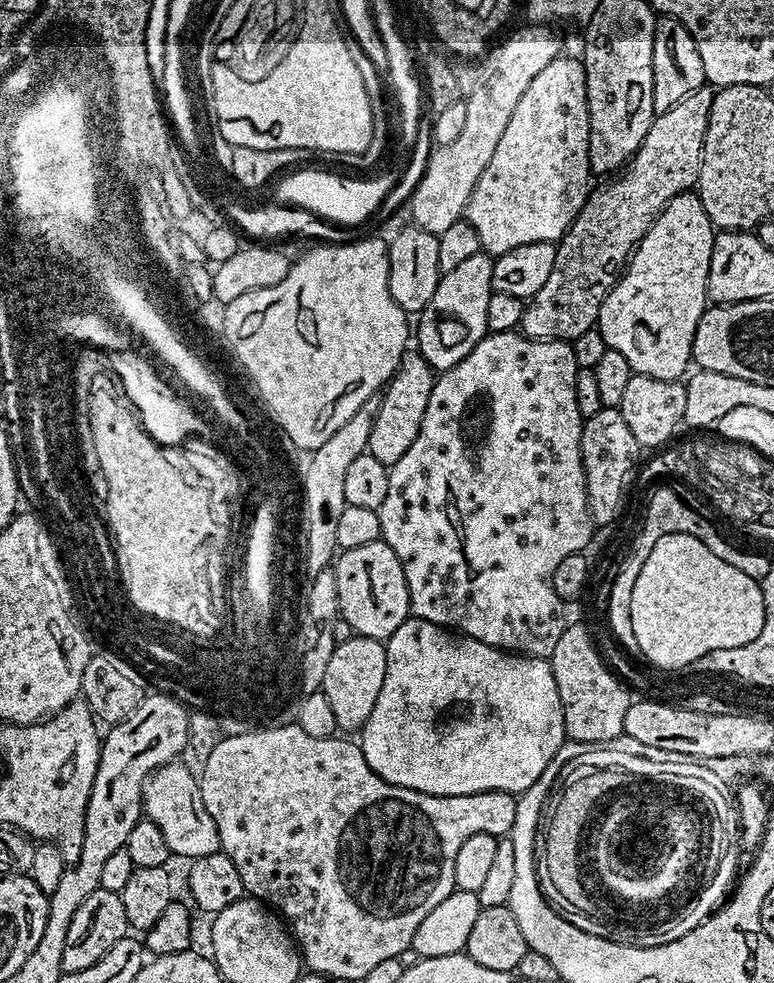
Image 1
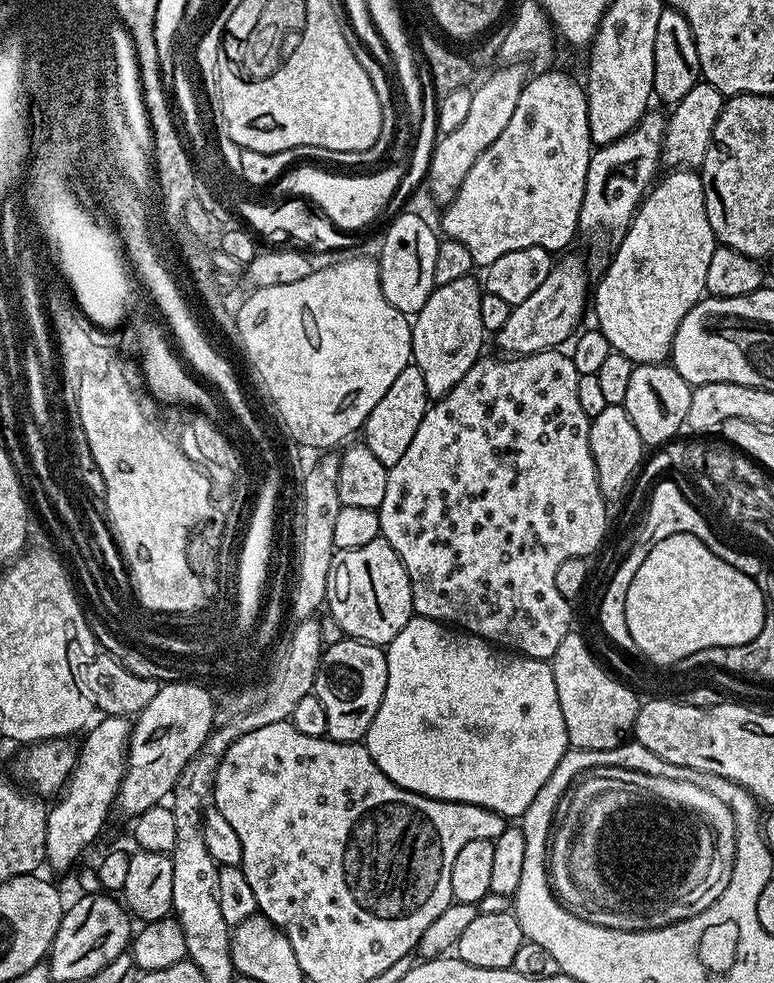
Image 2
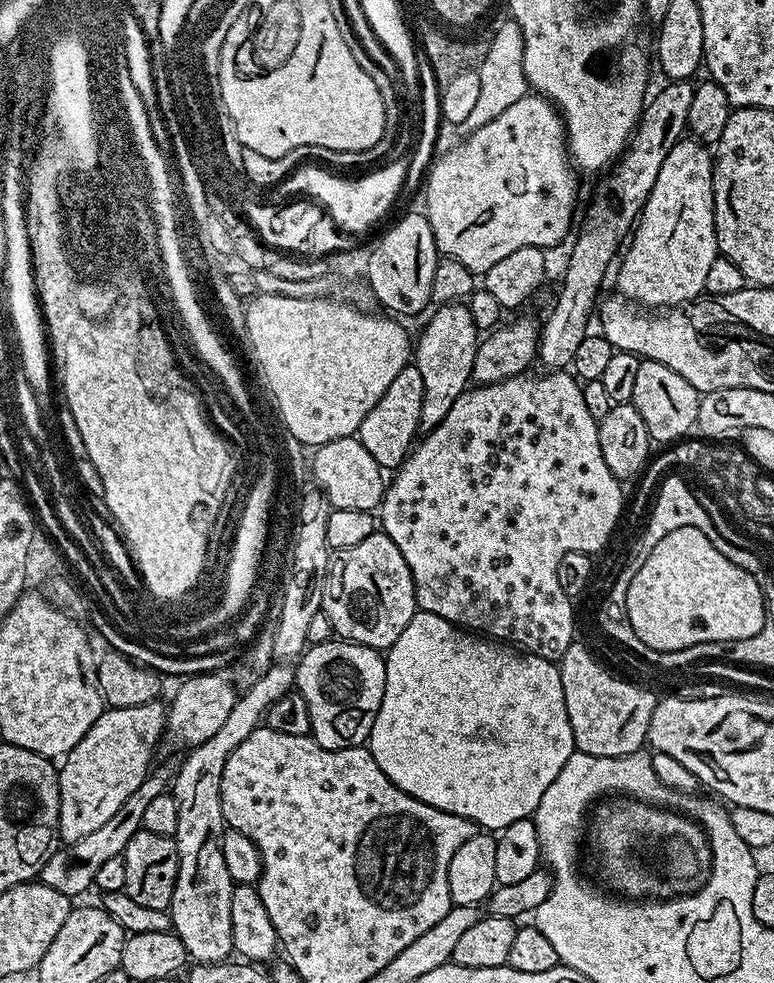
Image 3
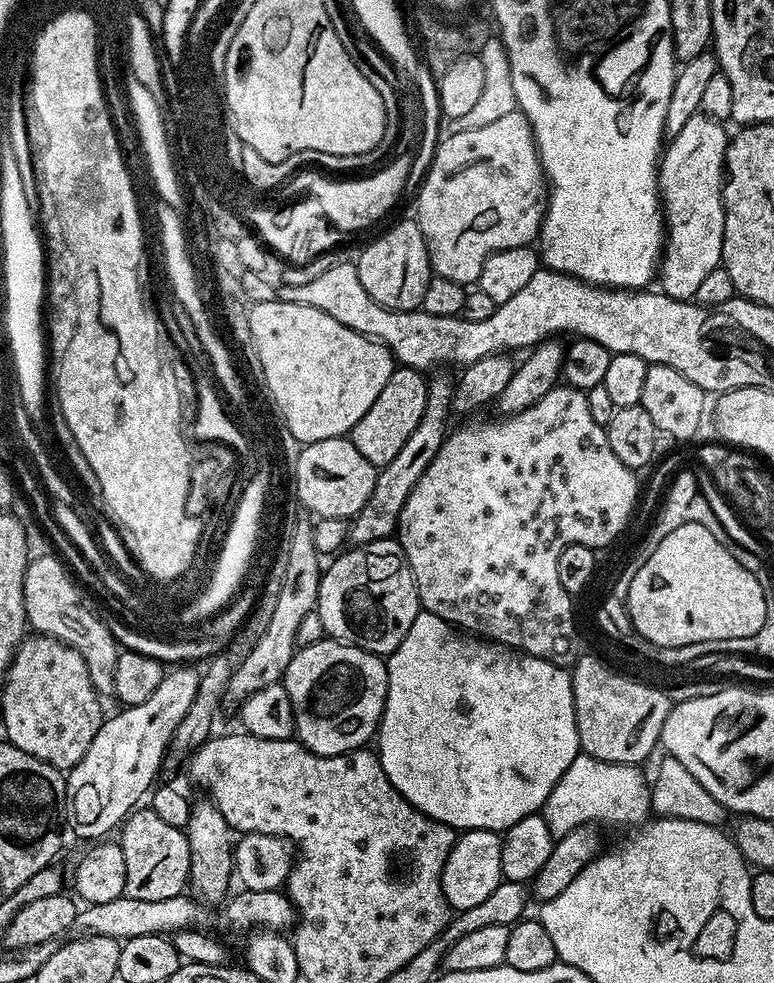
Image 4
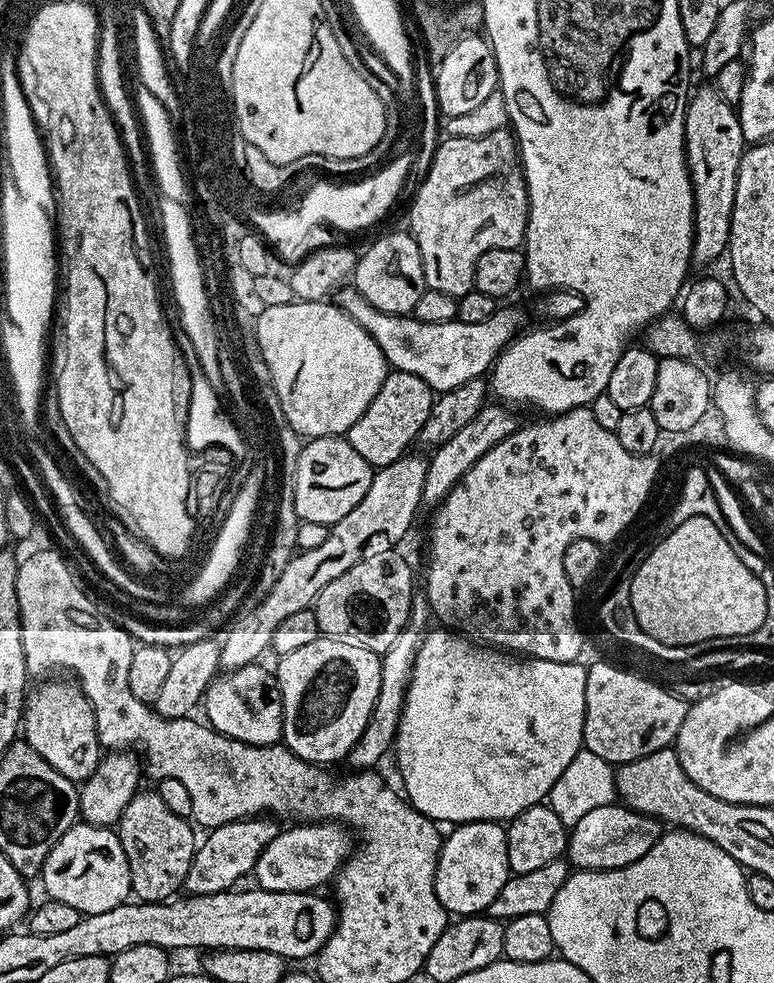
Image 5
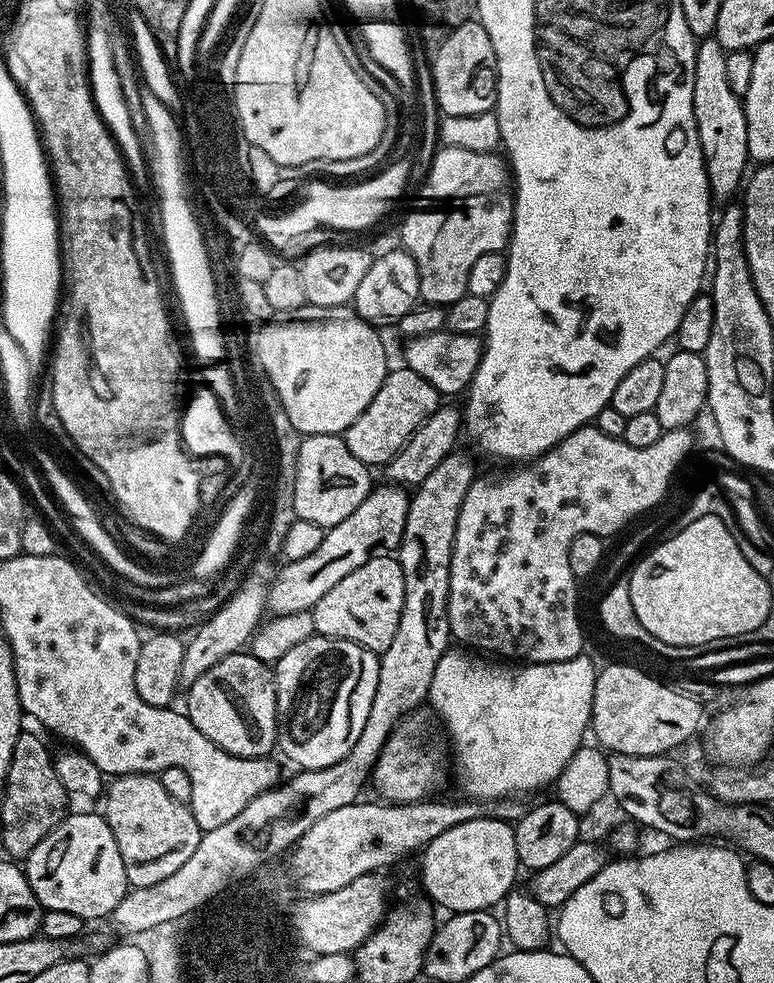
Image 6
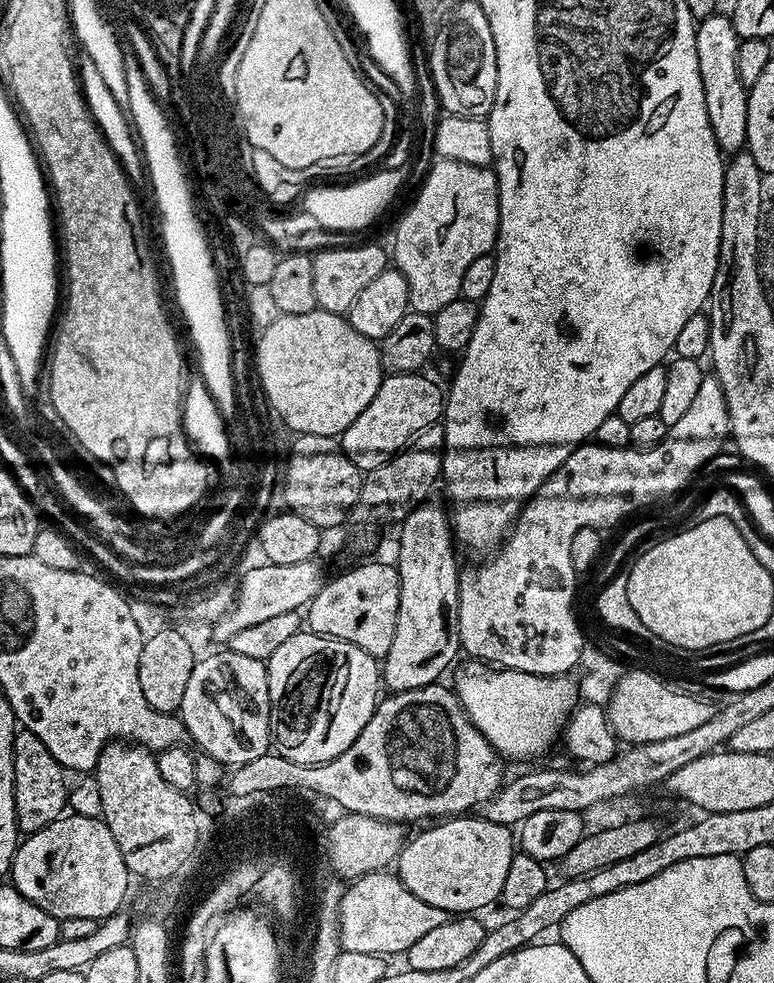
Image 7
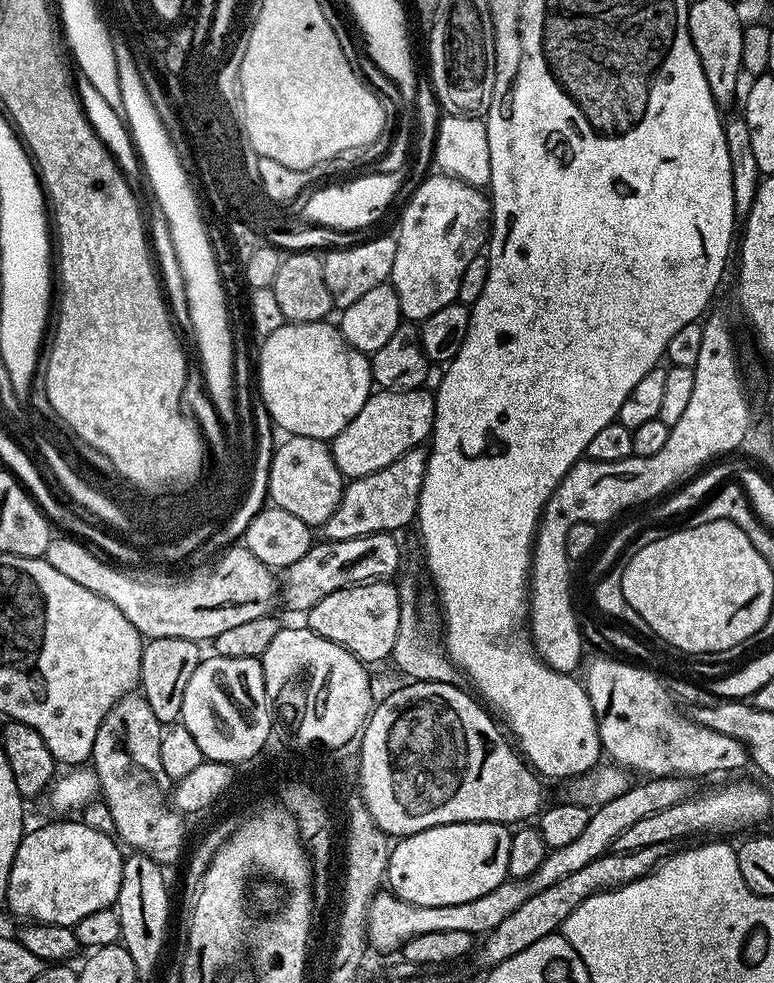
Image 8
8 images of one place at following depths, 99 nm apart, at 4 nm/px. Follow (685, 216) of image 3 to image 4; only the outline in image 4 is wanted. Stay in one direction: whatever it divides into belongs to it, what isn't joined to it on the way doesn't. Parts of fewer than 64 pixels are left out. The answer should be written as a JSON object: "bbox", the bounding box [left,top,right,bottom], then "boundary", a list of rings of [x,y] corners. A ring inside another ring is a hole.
{"bbox":[658,112,730,301],"boundary":[[[695,112],[686,126],[667,141],[662,152],[658,171],[666,205],[666,251],[658,272],[664,275],[664,295],[676,300],[691,301],[706,274],[722,264],[724,159],[730,139],[730,132],[724,128],[727,127],[713,116]]]}

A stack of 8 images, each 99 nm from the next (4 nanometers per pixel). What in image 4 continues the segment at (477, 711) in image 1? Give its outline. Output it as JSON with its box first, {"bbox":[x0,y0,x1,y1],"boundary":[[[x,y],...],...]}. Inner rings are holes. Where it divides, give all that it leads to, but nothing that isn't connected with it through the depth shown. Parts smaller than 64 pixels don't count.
{"bbox":[378,611,582,833],"boundary":[[[421,611],[414,618],[406,638],[387,657],[388,665],[388,693],[384,703],[384,715],[380,717],[378,729],[378,755],[380,765],[386,778],[401,792],[419,812],[425,812],[430,818],[450,825],[454,830],[481,828],[491,832],[505,833],[514,822],[522,822],[522,818],[537,815],[543,809],[544,803],[554,790],[555,784],[567,767],[574,762],[582,752],[580,735],[576,725],[576,711],[574,710],[574,690],[572,689],[572,674],[567,667],[551,664],[519,648],[507,648],[505,644],[498,644],[495,640],[486,640],[475,634],[469,634],[448,624],[438,614]]]}

